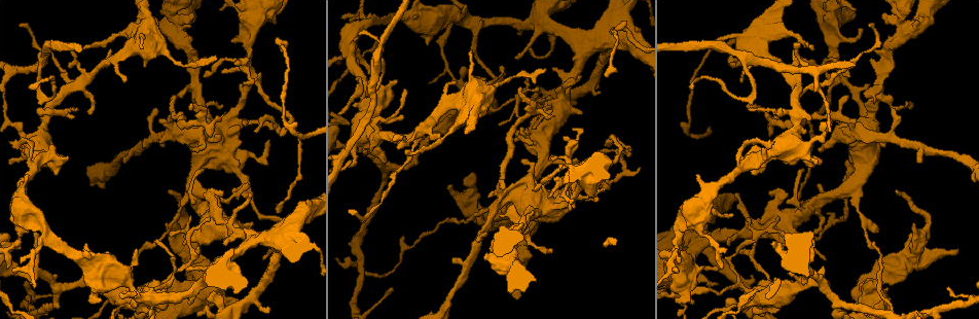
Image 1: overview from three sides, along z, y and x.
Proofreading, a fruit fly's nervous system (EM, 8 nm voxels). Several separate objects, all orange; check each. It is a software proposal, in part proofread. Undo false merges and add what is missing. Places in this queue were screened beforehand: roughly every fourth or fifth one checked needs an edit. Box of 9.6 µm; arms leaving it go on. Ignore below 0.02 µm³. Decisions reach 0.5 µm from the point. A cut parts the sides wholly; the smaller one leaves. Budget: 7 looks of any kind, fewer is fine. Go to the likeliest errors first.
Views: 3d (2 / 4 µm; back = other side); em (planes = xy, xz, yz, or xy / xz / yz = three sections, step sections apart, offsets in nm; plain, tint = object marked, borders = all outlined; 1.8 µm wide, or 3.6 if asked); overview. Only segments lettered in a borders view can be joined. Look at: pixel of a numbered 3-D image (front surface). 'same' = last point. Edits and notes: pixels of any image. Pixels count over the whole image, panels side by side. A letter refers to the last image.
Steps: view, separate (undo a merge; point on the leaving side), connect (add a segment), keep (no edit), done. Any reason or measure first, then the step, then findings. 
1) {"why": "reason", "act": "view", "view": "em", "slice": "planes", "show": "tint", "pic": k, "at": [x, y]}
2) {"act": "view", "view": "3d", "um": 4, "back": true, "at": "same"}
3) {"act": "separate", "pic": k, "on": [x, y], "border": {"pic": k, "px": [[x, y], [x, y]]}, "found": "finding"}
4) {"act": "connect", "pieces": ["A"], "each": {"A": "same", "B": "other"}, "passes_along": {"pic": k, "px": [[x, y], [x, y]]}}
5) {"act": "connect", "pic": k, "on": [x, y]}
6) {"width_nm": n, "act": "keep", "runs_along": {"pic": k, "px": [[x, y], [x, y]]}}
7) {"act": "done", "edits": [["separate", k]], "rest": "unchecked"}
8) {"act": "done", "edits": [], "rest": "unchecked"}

{"why": "calibre changes", "act": "view", "view": "em", "slice": "xz", "step": 4, "show": "tint", "pic": 1, "at": [20, 136]}

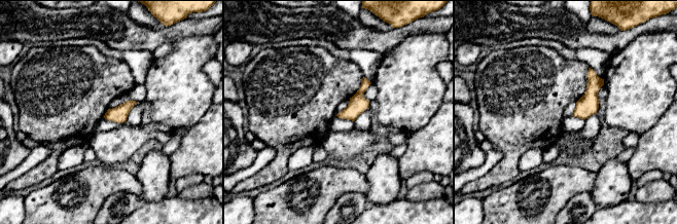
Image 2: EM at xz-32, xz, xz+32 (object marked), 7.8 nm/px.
{"why": "cut it another way", "act": "view", "view": "em", "slice": "planes", "show": "tint", "at": "same"}

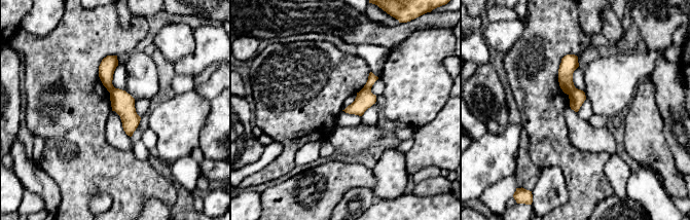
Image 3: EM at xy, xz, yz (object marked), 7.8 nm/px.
{"act": "view", "view": "em", "slice": "planes", "show": "borders", "at": "same"}

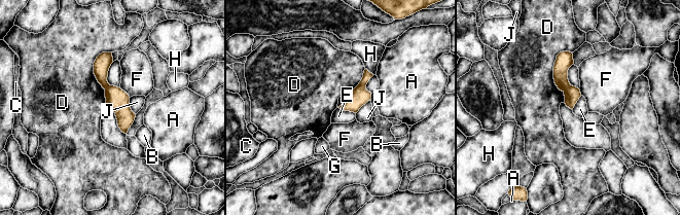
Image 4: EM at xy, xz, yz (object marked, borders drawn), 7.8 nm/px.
{"act": "separate", "pic": 4, "on": [564, 61], "each": {"A": "other", "B": "other", "C": "other", "D": "other", "E": "other", "F": "other", "G": "other", "H": "other", "J": "other"}, "border": {"pic": 4, "px": [[571, 85], [564, 92]]}, "found": "two cells meet here"}

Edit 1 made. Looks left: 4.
{"why": "see it whole again", "act": "view", "view": "overview"}

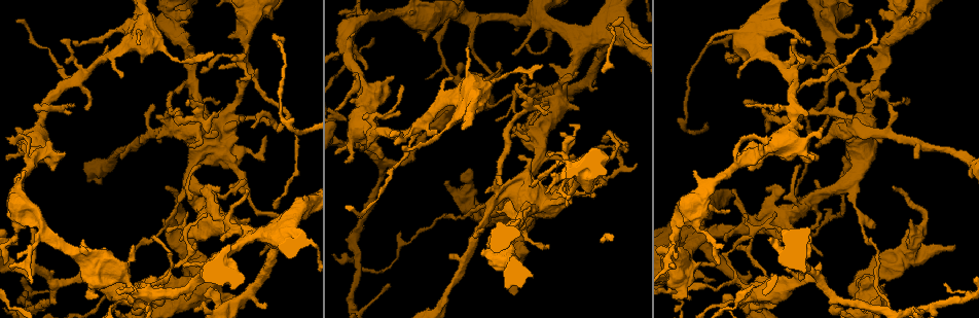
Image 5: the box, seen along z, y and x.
{"why": "an open end", "act": "view", "view": "3d", "um": 2, "back": true, "pic": 5, "at": [894, 190]}

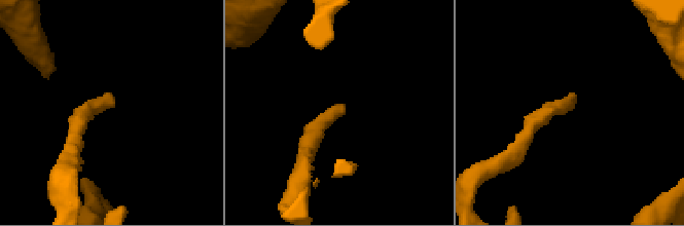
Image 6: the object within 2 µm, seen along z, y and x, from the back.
{"act": "view", "view": "em", "slice": "planes", "show": "plain", "pic": 6, "at": [344, 108]}

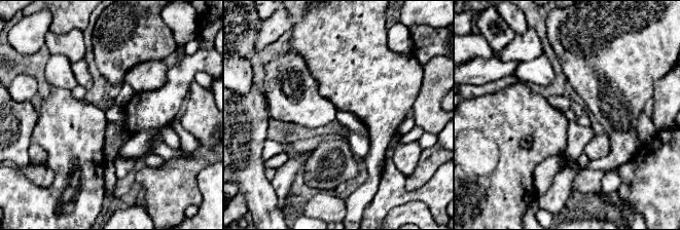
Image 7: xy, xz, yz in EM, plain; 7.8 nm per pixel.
{"act": "view", "view": "em", "slice": "planes", "show": "borders", "at": "same"}

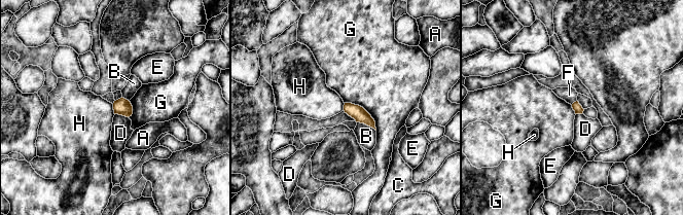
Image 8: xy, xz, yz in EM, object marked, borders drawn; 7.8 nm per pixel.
{"longest_contact_nm": ["G", 340], "act": "keep", "each": {"A": "other", "B": "other", "C": "other", "D": "other", "E": "other", "F": "other", "G": "other", "H": "other"}, "border": {"pic": 8, "px": [[112, 104], [114, 114]]}, "found": "none of them fits"}

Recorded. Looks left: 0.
{"act": "done", "edits": [["separate", 4]], "rest": "unchecked"}

